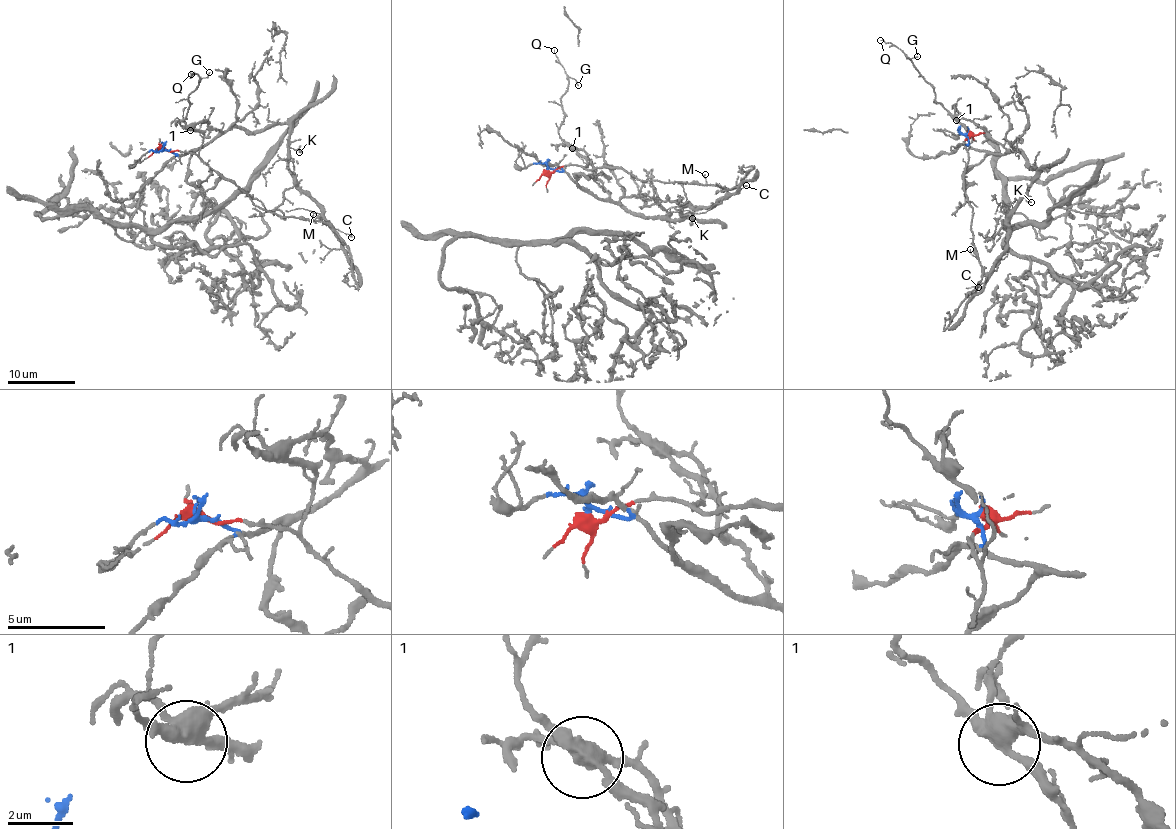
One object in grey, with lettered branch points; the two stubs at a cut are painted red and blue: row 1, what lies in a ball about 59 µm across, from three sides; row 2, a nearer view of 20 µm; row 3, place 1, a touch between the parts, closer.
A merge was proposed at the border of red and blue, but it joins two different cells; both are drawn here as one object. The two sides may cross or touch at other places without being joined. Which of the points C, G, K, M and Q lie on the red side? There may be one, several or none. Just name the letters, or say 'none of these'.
C, G, M, Q

